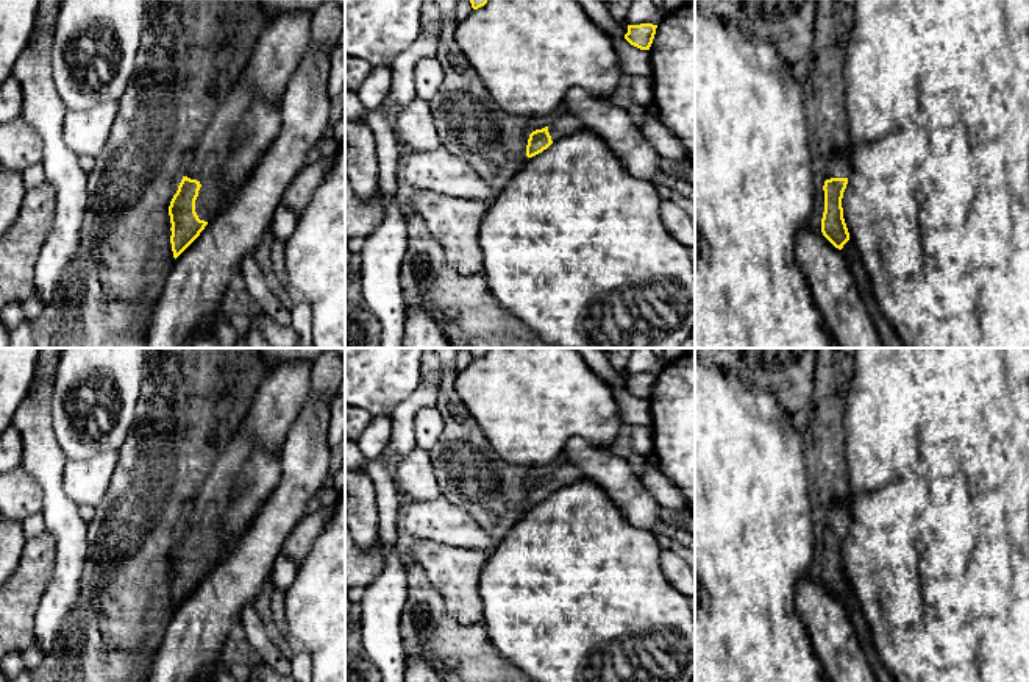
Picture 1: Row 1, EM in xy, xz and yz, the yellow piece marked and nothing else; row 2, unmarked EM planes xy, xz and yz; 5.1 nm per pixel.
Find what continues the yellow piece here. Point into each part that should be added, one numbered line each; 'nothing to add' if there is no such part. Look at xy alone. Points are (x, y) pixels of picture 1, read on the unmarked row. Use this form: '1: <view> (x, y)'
1: xy (280, 397)

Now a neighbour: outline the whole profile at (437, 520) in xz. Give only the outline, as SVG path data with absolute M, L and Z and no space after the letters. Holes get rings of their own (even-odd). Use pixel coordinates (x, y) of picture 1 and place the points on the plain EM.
M443 496L433 501L411 501L398 504L397 531L425 540L479 549L490 552L497 543L462 509L458 509Z

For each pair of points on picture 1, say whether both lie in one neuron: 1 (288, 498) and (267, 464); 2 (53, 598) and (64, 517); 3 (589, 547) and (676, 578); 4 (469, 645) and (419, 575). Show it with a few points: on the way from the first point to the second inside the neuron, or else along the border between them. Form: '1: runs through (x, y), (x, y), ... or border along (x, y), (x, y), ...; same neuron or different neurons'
1: border along (278, 450), (278, 484), (258, 512); different neurons
2: runs through (66, 578), (66, 537); same neuron
3: border along (661, 551), (661, 568), (678, 592); different neurons
4: runs through (450, 629), (420, 593); same neuron

